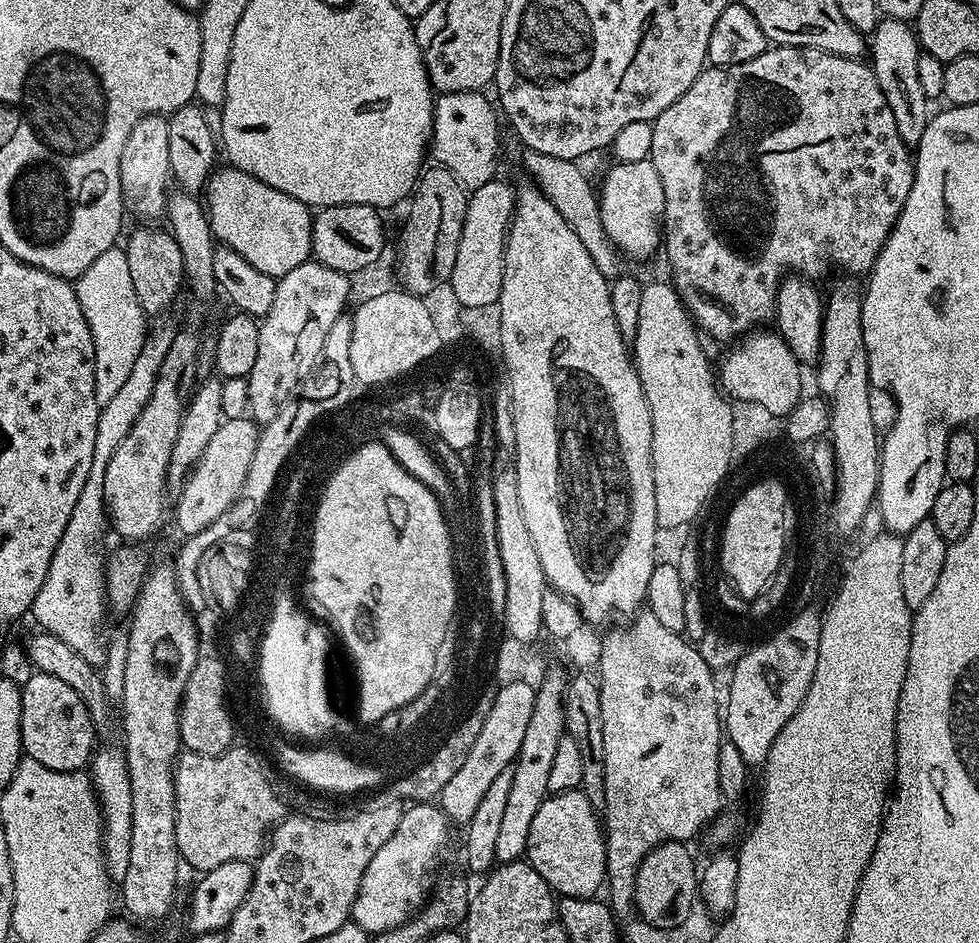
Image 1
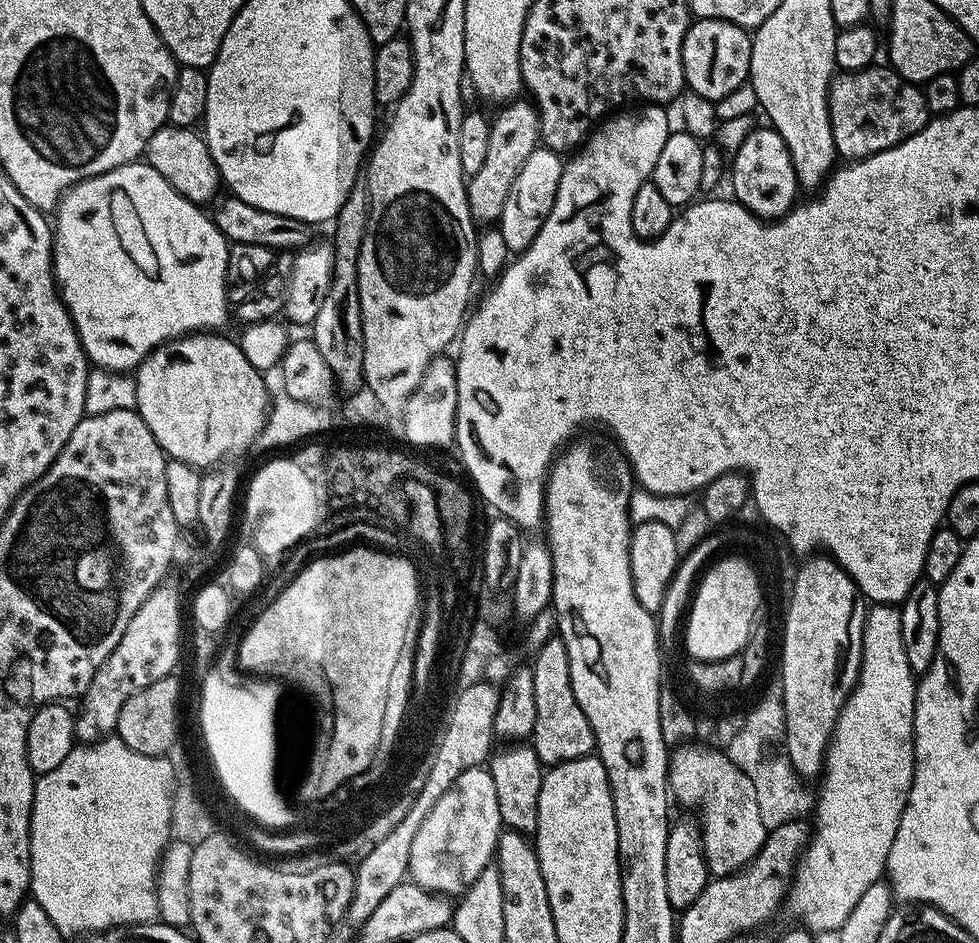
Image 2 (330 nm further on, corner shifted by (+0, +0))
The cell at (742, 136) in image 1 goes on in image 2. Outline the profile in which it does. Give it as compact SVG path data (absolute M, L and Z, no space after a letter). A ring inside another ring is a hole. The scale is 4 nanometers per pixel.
M880 67L863 68L857 72L840 72L833 79L832 89L828 92L828 113L834 142L837 153L845 161L865 160L868 156L878 154L882 150L890 150L906 142L906 138L918 134L918 130L922 130L929 122L930 113L923 91L909 80L903 80L897 72L892 71L891 67Z

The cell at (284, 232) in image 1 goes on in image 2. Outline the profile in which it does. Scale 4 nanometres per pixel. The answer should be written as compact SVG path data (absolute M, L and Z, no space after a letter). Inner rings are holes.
M165 124L151 135L145 148L146 162L158 170L163 177L188 201L204 206L211 203L221 185L220 173L203 135L192 128Z

